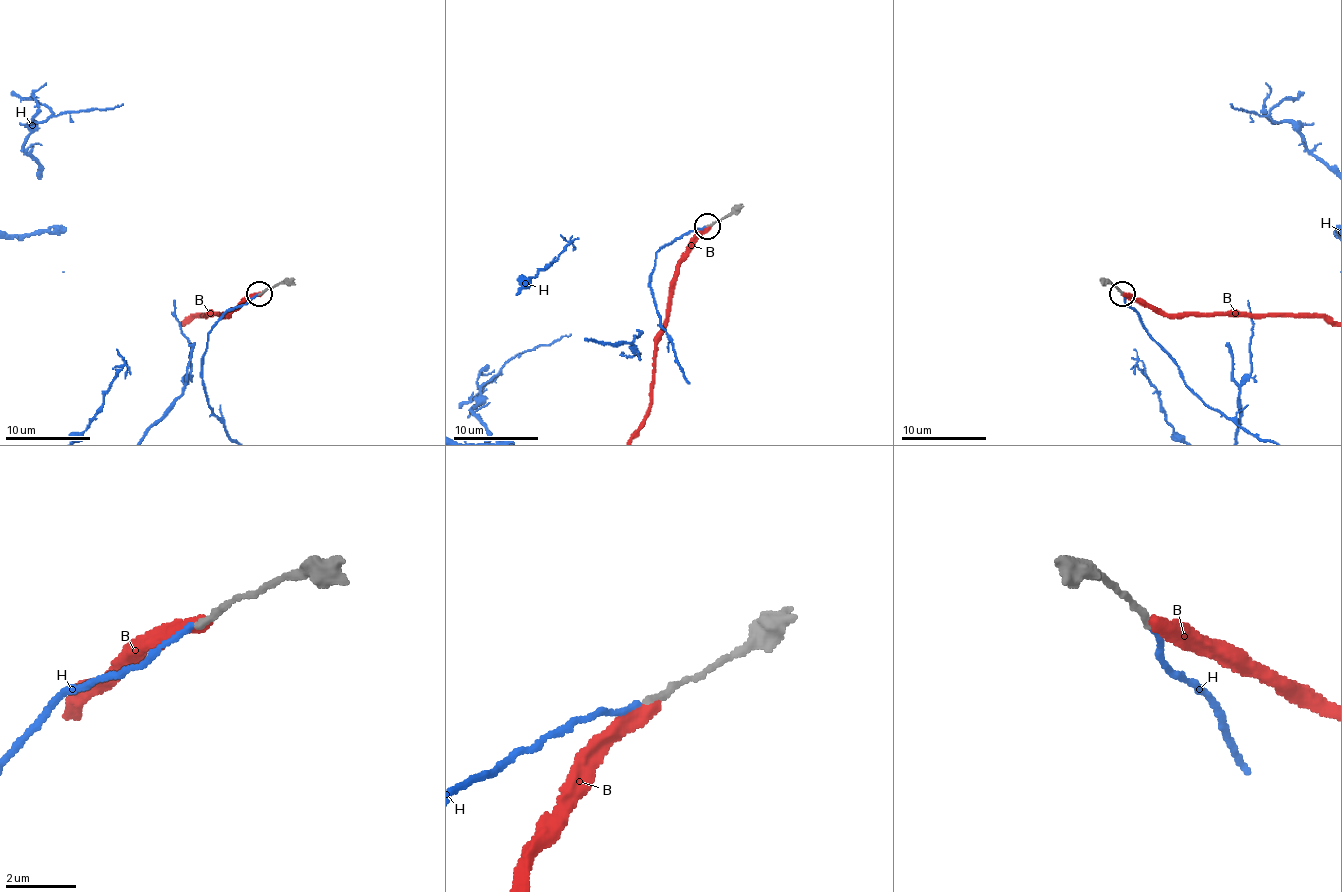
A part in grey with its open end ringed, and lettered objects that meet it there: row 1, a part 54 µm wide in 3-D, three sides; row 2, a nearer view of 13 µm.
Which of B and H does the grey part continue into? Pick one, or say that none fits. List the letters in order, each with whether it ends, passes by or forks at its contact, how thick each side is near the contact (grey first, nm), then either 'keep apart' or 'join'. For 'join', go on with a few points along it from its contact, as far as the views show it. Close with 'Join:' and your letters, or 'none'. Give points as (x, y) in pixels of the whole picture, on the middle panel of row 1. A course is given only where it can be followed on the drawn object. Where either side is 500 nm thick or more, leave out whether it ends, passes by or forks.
B: it ends | 240/400 nm | keep apart
H: it ends | 200/150 nm | join
Join: H

